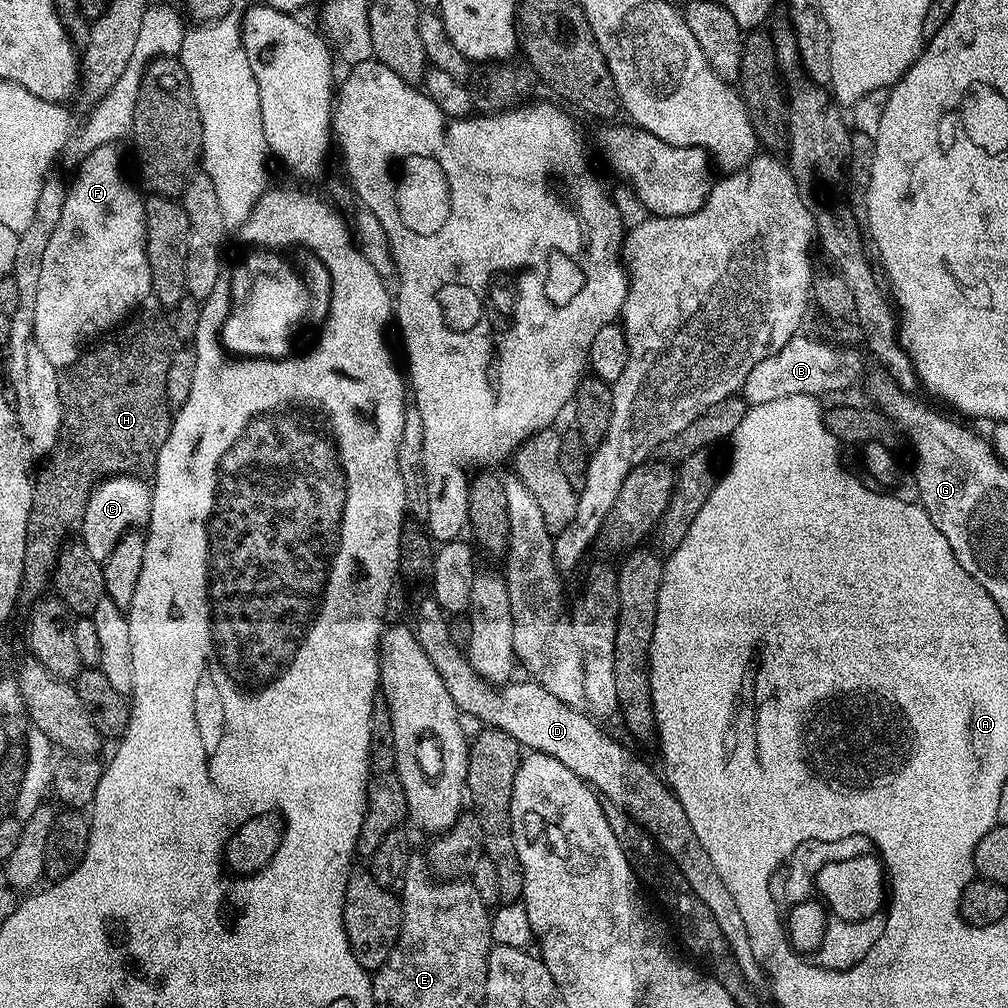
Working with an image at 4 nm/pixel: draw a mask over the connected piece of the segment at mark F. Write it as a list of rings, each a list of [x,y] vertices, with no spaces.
[[[104,144],[81,159],[84,161],[81,162],[76,177],[68,184],[62,218],[58,218],[58,226],[54,226],[54,234],[50,234],[46,254],[42,254],[42,274],[38,277],[38,306],[34,306],[32,338],[38,350],[46,354],[50,366],[57,370],[69,368],[80,357],[85,345],[115,329],[135,304],[152,296],[148,255],[144,253],[144,239],[148,229],[144,224],[145,197],[139,196],[124,181],[120,156],[114,149],[112,144]]]

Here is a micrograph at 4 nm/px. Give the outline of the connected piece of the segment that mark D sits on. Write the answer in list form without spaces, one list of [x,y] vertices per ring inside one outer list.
[[[434,598],[427,599],[416,604],[414,631],[422,650],[426,650],[426,658],[434,662],[434,670],[438,670],[450,698],[454,698],[461,713],[465,717],[473,716],[481,720],[481,725],[510,734],[525,749],[558,758],[562,766],[574,770],[574,774],[591,784],[600,796],[610,798],[610,802],[617,804],[641,828],[645,828],[671,858],[682,878],[686,878],[690,890],[702,898],[706,910],[714,914],[714,922],[718,922],[746,982],[753,990],[767,989],[770,980],[766,972],[764,976],[764,968],[756,957],[756,948],[752,945],[753,929],[743,921],[742,910],[734,906],[734,898],[730,890],[726,890],[726,882],[718,878],[718,870],[714,870],[714,862],[710,862],[710,854],[706,854],[702,842],[698,842],[698,834],[694,834],[694,826],[690,826],[690,818],[686,818],[686,810],[682,810],[682,802],[676,793],[657,773],[657,777],[652,773],[646,761],[639,760],[626,745],[619,744],[610,733],[603,732],[587,711],[572,708],[554,698],[550,690],[535,680],[516,678],[497,686],[482,679],[470,666],[467,655],[450,640],[449,617],[440,603]]]

